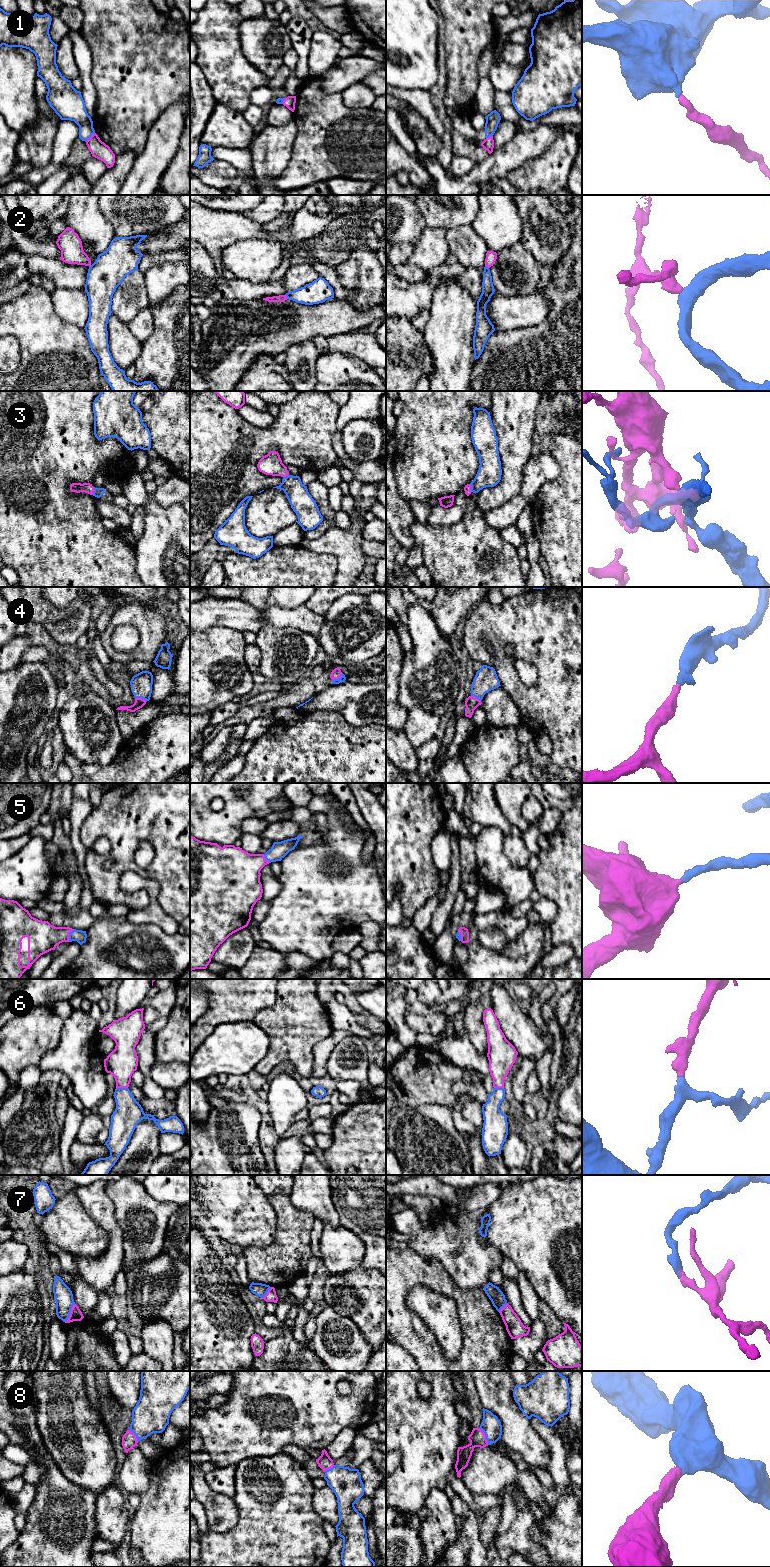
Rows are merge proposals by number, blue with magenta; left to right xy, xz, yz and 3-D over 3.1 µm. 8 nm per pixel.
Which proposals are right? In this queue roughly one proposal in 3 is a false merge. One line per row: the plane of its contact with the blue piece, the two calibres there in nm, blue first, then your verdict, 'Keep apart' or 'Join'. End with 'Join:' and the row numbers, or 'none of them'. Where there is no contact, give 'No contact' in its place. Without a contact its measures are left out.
1: Touches blue in xy. Thickness 170 nm (blue) against 140 nm. Keep apart
2: Touches blue in xz. Thickness 180 nm (blue) against 60 nm. Keep apart
3: Touches blue in yz. Thickness 190 nm (blue) against 60 nm. Join
4: Touches blue in xy. Thickness 180 nm (blue) against 80 nm. Join
5: Touches blue in xy. Thickness 100 nm (blue) against 240 nm. Join
6: Touches blue in xy. Thickness 220 nm (blue) against 240 nm. Join
7: Touches blue in xy. Thickness 150 nm (blue) against 100 nm. Keep apart
8: Touches blue in yz. Thickness 160 nm (blue) against 140 nm. Join
Join: 3, 4, 5, 6, 8

